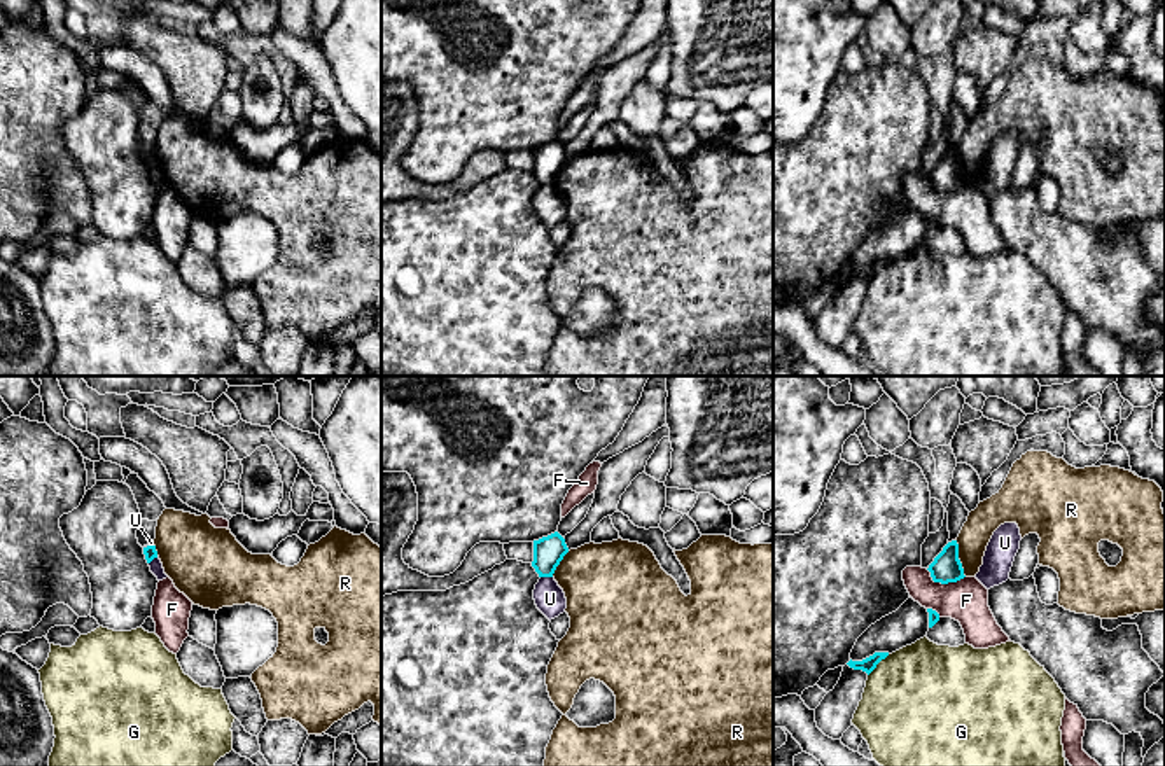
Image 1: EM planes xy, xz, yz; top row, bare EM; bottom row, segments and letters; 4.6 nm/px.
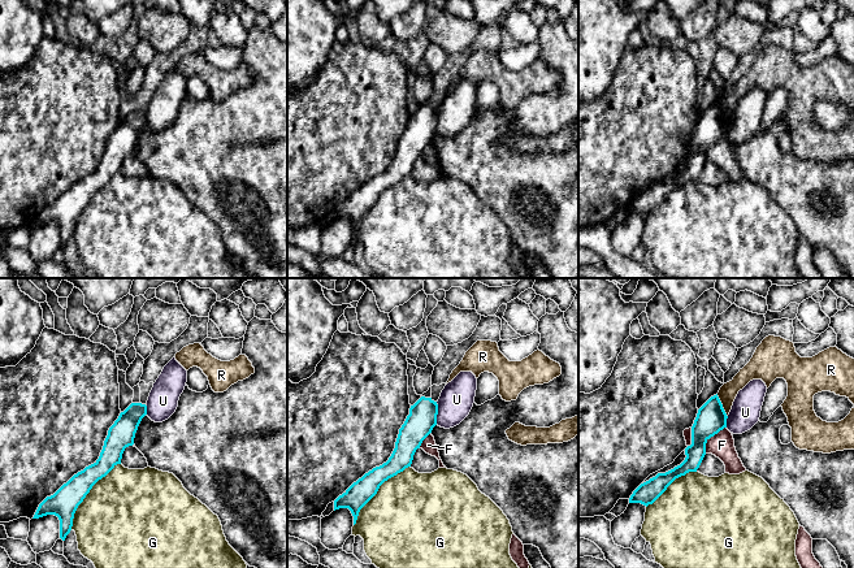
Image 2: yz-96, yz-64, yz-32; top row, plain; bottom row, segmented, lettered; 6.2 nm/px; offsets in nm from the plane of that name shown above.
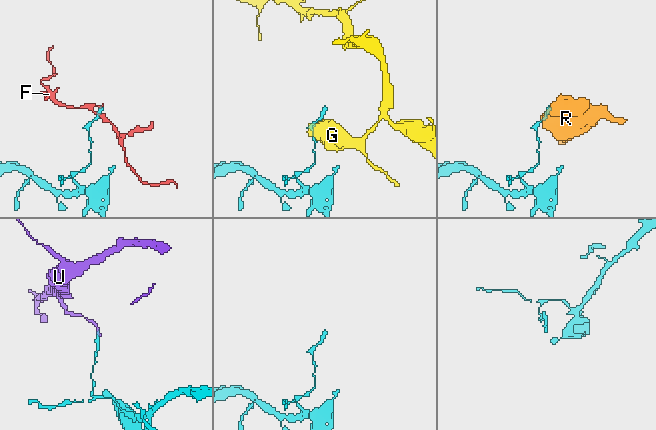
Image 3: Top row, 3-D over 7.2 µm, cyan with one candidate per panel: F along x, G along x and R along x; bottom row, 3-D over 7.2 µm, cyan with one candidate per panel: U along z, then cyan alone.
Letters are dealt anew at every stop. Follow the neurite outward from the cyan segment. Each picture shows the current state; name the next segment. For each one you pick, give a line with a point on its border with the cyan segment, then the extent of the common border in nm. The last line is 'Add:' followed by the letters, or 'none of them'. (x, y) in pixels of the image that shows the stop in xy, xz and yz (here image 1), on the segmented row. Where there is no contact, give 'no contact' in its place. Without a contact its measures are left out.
Add: none of them

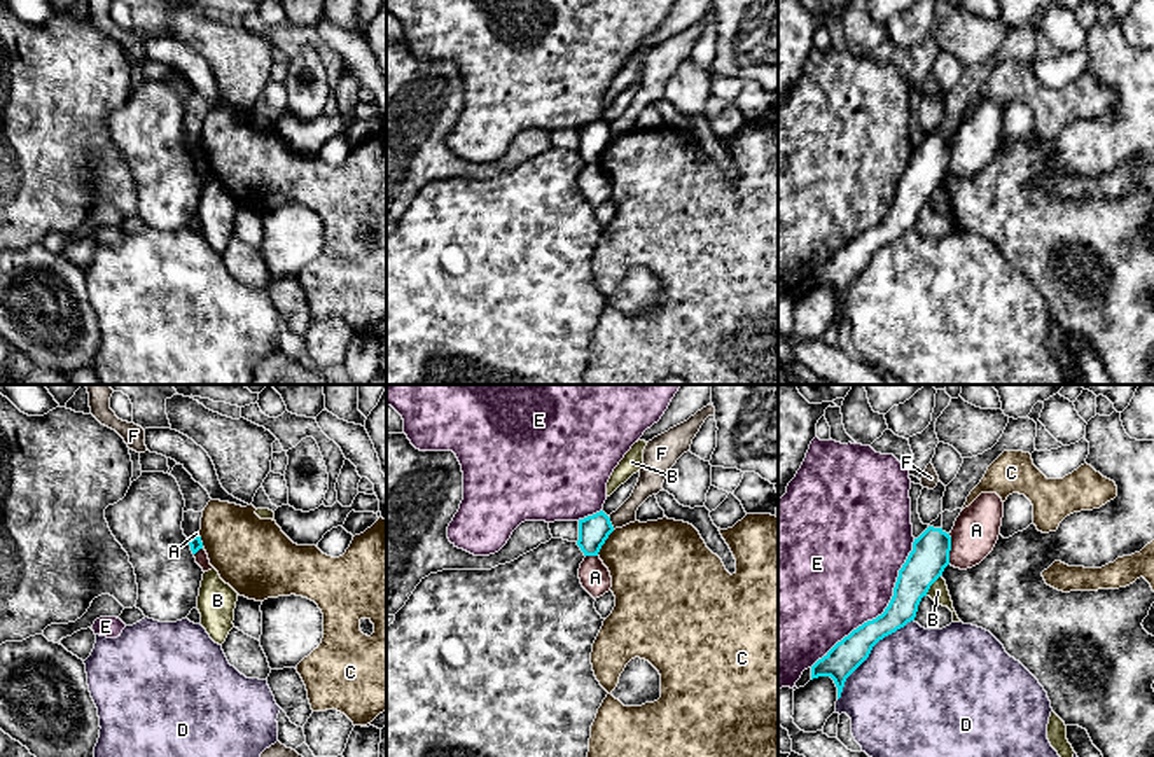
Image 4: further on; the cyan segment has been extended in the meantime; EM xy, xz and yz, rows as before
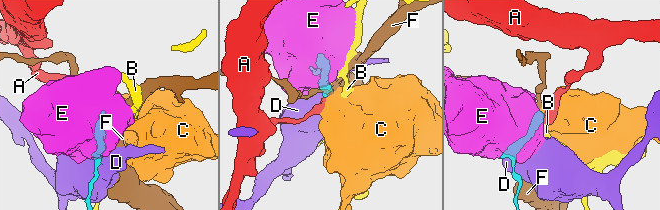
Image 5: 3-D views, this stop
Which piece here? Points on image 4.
Add: none of them

